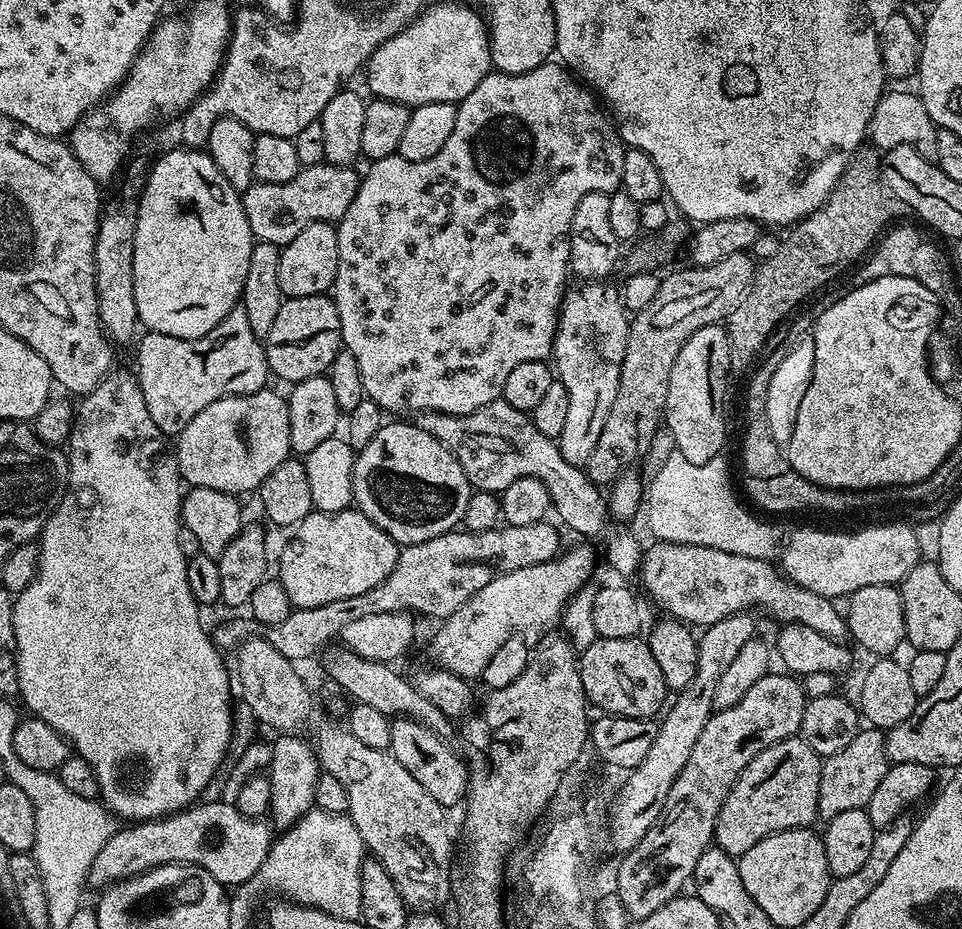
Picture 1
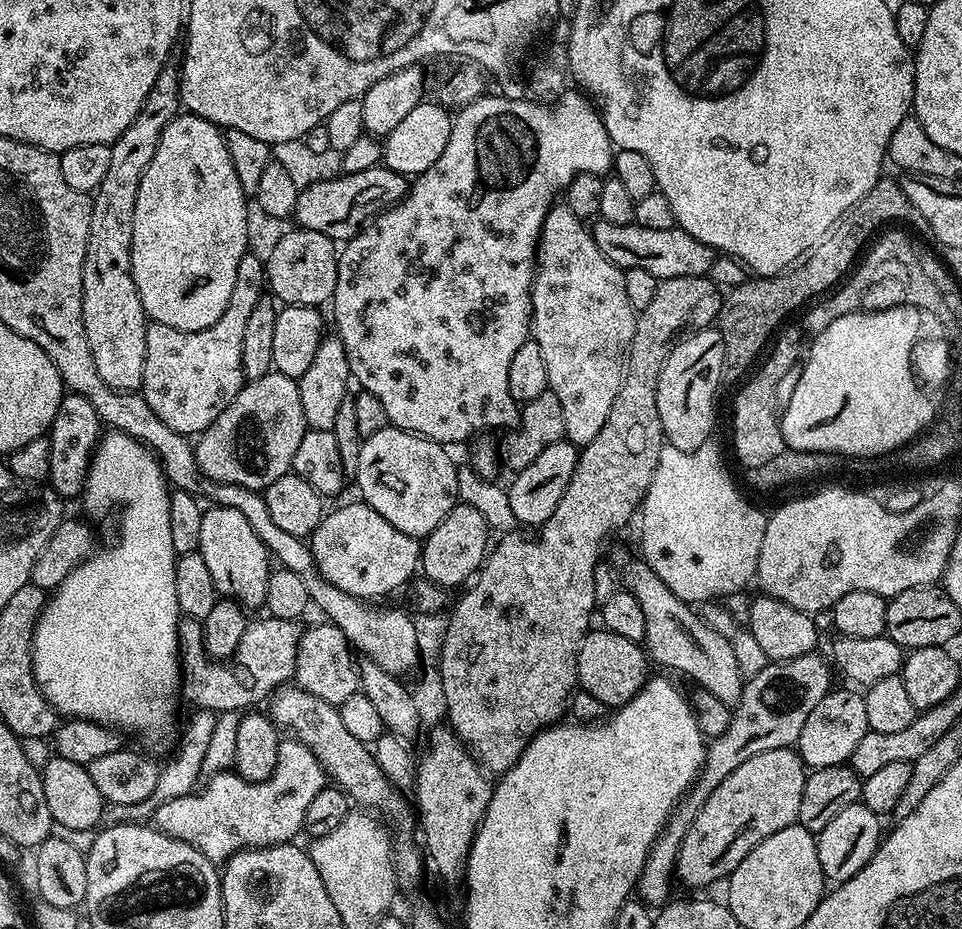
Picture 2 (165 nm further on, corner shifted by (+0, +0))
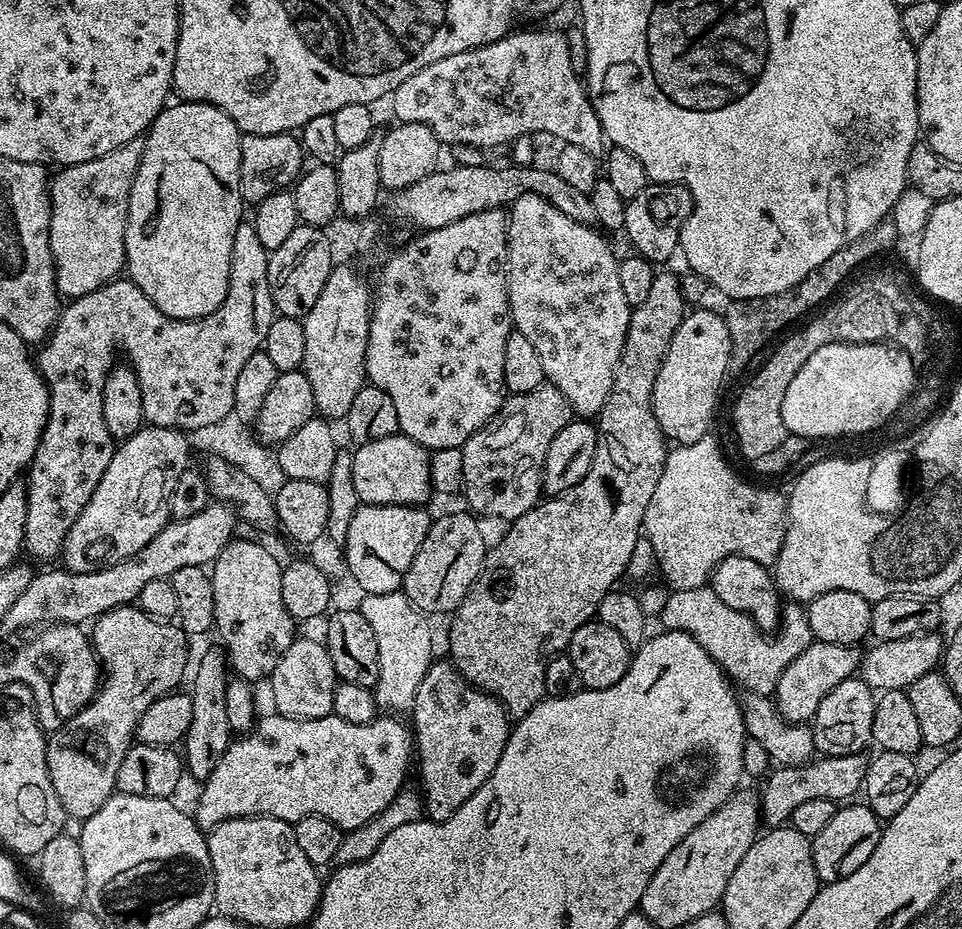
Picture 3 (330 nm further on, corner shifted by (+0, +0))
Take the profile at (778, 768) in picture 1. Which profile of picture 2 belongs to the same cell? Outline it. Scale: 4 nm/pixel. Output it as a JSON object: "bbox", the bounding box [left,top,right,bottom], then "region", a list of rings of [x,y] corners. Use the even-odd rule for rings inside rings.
{"bbox":[676,747,806,888],"region":[[[795,747],[779,748],[778,750],[766,750],[762,754],[754,754],[738,770],[726,774],[722,782],[706,798],[706,802],[698,810],[690,830],[686,830],[686,838],[678,850],[676,859],[676,876],[688,888],[708,888],[711,884],[727,881],[732,871],[770,834],[778,834],[786,826],[796,823],[798,818],[798,805],[802,802],[802,790],[804,789],[804,778],[806,775],[806,765],[800,758],[800,753]]]}

